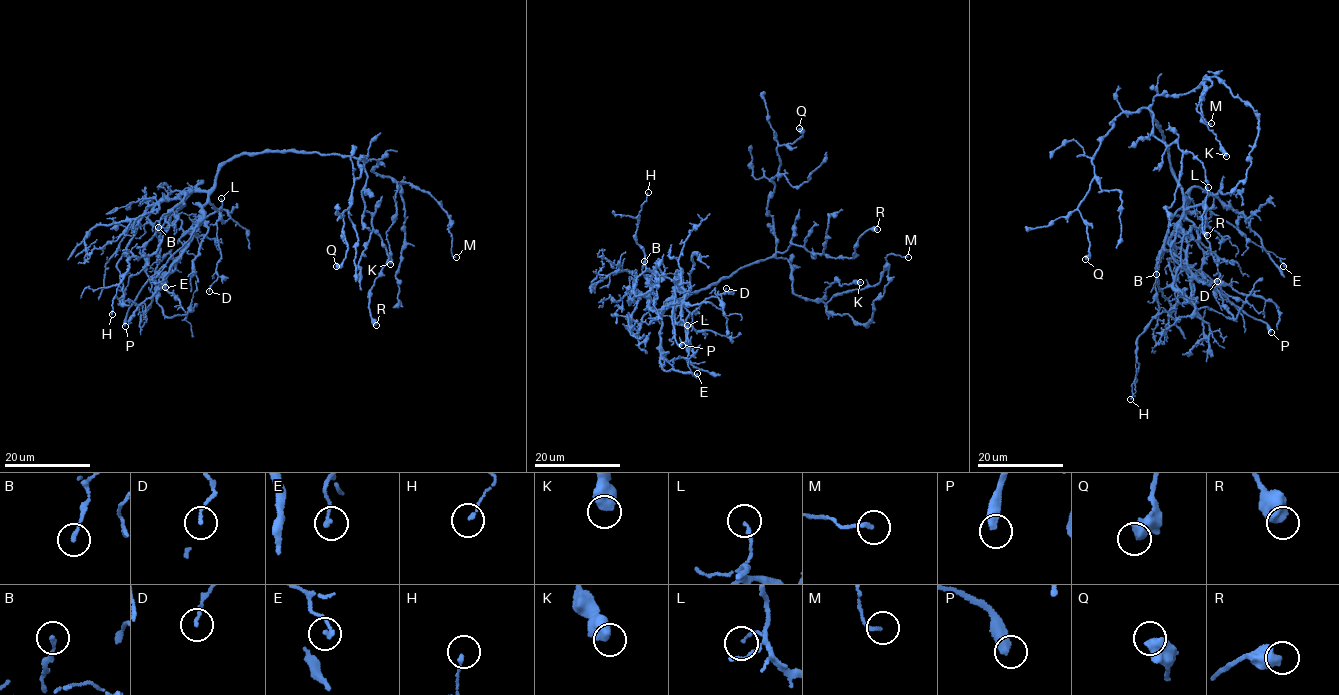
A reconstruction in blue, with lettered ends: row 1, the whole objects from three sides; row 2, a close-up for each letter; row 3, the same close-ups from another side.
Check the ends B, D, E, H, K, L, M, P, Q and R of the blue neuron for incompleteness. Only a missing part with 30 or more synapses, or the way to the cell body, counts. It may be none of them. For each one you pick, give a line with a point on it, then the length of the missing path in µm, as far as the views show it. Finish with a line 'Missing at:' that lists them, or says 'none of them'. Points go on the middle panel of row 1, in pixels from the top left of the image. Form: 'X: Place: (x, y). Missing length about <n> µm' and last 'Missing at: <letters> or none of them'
P: Place: (682, 345). Missing length about 25 µm
Missing at: P

